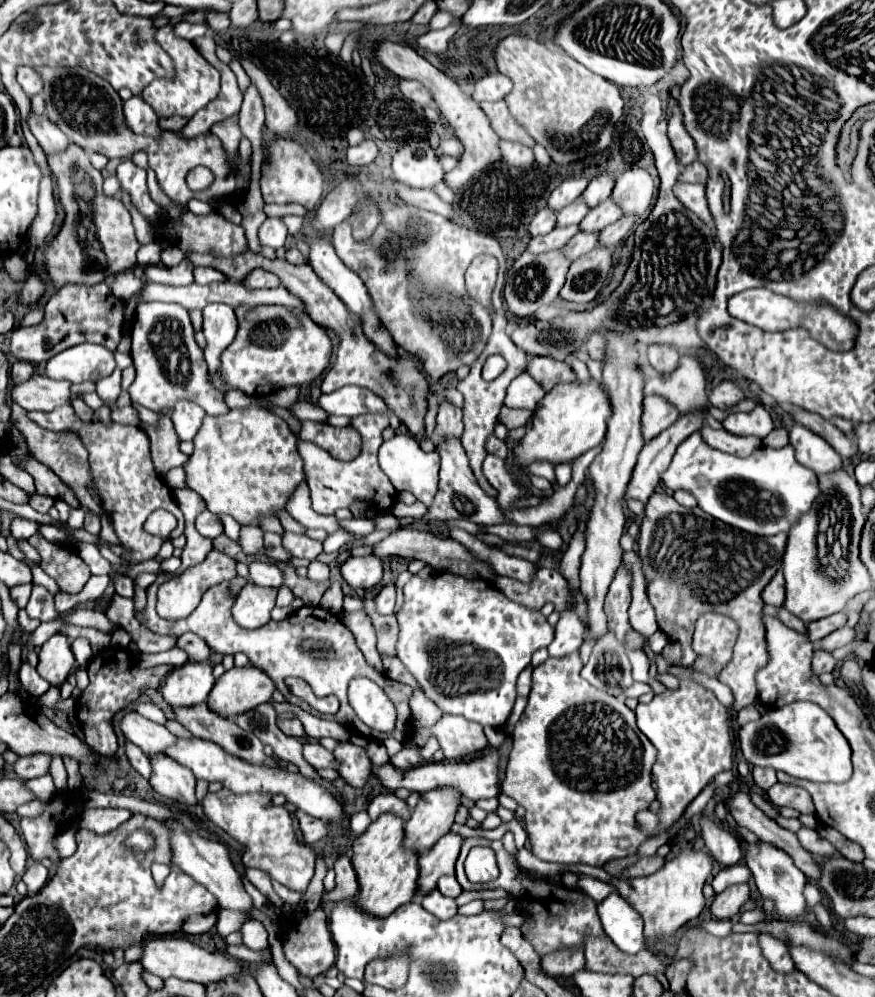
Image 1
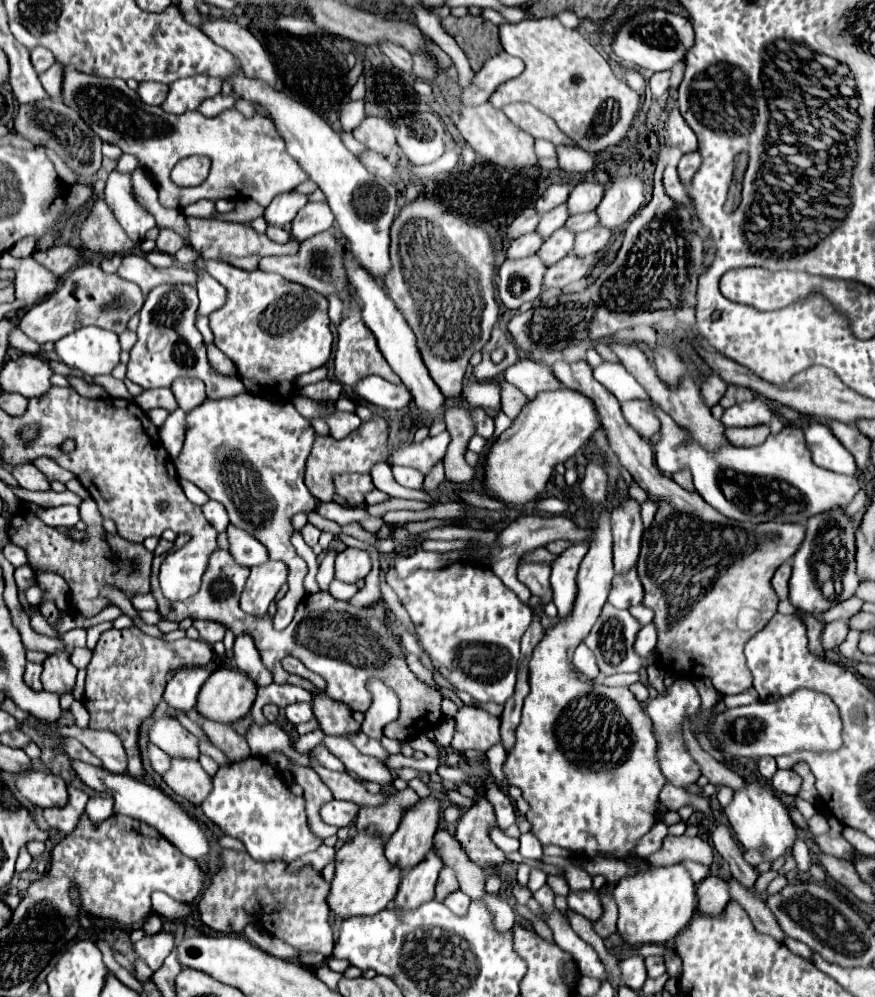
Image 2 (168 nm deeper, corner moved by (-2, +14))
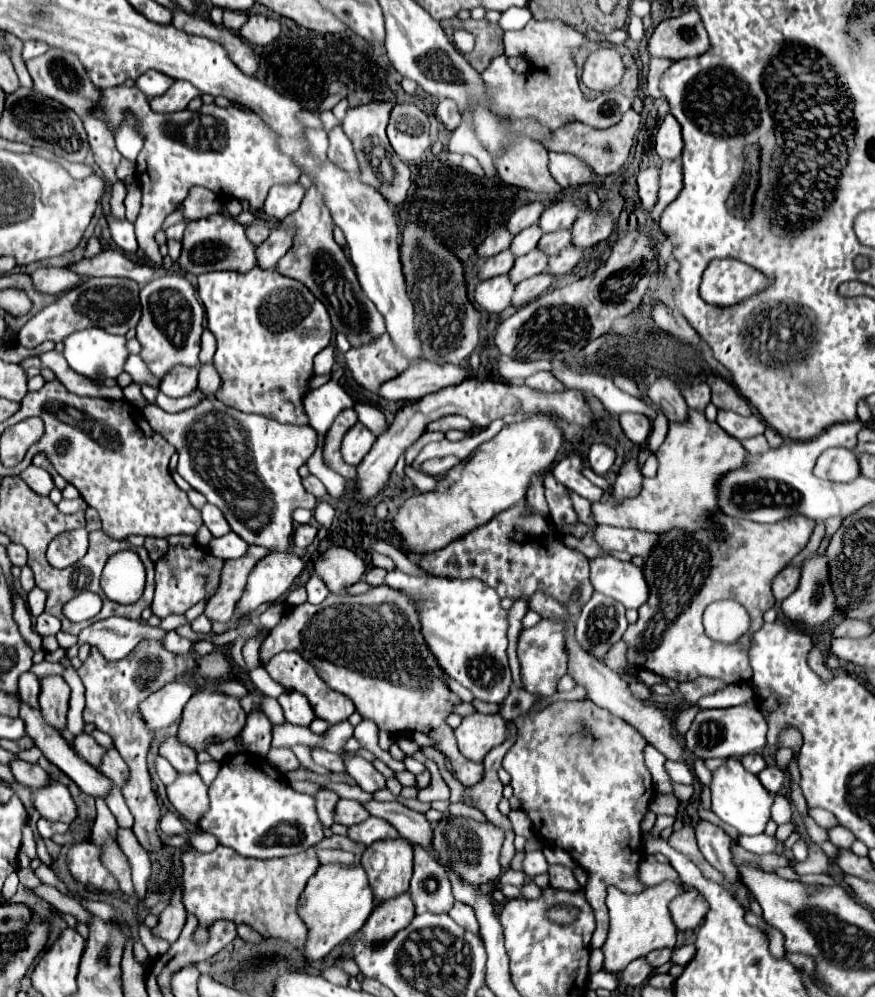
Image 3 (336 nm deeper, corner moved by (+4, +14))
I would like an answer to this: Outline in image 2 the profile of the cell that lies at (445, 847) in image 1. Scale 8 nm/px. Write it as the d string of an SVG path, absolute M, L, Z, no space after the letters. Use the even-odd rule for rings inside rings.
M430 850L426 860L402 874L402 882L394 898L394 908L414 910L424 902L430 902L434 898L434 886L442 868L444 862L440 860L440 856L436 856L436 852Z

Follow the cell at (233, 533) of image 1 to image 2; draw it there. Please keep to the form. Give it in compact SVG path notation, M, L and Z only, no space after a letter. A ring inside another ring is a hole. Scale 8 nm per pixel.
M230 524L226 532L230 538L230 554L238 564L244 564L248 568L266 564L268 550L264 548L264 544L260 544L254 536L248 536L248 532L236 528L234 524Z

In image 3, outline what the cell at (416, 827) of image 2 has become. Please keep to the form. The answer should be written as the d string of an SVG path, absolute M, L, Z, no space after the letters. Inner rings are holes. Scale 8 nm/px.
M404 838L374 842L364 850L360 864L366 870L368 884L378 904L404 894L410 886L412 848ZM374 854L384 862L382 868L374 868Z

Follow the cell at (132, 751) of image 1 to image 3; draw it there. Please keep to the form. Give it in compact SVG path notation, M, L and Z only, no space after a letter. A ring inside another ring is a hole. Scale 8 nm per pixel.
M158 756L158 760L156 760L156 772L158 772L160 780L162 780L166 786L172 784L172 782L176 780L176 776L178 776L178 772L172 768L172 764L168 764L168 760L162 758L162 756Z

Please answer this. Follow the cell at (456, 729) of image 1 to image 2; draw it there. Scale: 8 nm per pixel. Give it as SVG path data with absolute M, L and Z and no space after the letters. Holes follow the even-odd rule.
M462 706L458 708L452 748L456 752L480 750L486 752L490 746L500 742L500 718L488 714L482 708Z

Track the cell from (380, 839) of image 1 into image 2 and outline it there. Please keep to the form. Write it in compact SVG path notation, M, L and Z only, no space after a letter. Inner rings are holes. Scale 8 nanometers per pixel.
M366 828L360 830L336 852L336 876L328 894L328 906L336 918L372 916L388 908L388 904L394 900L400 886L402 870L388 862L388 858L384 856L384 844L384 836Z

